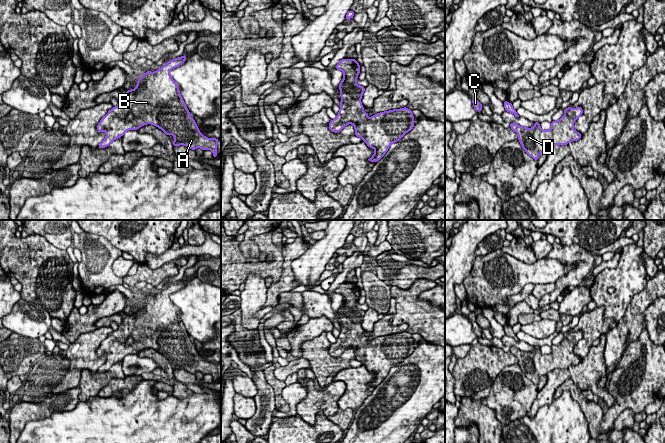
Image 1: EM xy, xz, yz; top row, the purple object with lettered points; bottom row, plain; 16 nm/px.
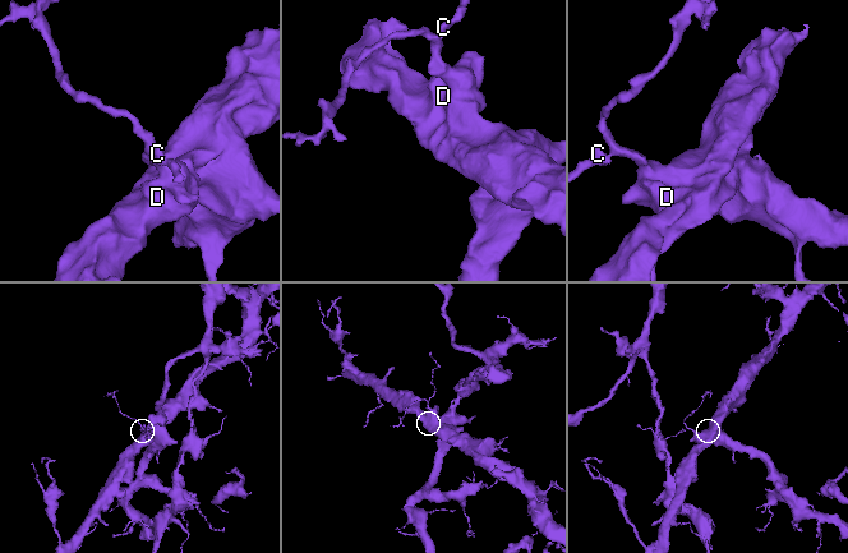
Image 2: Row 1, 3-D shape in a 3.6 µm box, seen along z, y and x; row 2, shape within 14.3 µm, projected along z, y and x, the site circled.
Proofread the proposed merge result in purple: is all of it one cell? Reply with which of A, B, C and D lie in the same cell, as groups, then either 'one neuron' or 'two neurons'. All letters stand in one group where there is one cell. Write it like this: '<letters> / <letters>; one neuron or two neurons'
A B C D; one neuron

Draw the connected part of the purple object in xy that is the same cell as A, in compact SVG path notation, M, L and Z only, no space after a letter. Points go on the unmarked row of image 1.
M183 279L169 284L155 296L147 294L145 298L140 299L136 311L123 318L122 323L118 325L118 329L112 331L98 347L97 355L106 356L106 361L98 372L106 372L128 354L138 354L141 350L152 348L166 359L175 361L172 366L173 370L184 369L194 375L196 372L201 372L203 375L211 374L213 382L218 380L216 373L219 363L207 362L200 356L195 344L190 340L190 335L180 318L177 307L169 298L172 293L184 288L186 283L187 279Z

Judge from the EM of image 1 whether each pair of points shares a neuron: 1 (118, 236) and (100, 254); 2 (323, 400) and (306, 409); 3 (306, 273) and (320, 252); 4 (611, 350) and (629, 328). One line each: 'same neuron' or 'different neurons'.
1: different neurons
2: same neuron
3: same neuron
4: same neuron

